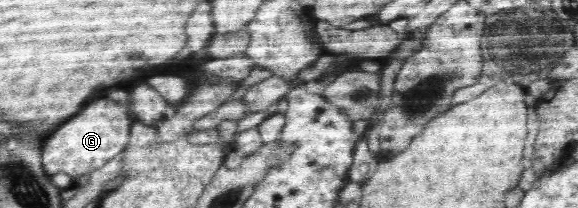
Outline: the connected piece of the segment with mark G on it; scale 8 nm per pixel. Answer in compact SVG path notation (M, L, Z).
M99 99L83 107L83 111L67 121L59 131L55 131L45 147L43 147L43 167L47 173L65 173L73 179L81 177L99 169L105 165L105 161L113 159L117 153L121 153L129 141L129 129L131 119L127 117L125 107L121 107L115 101Z

